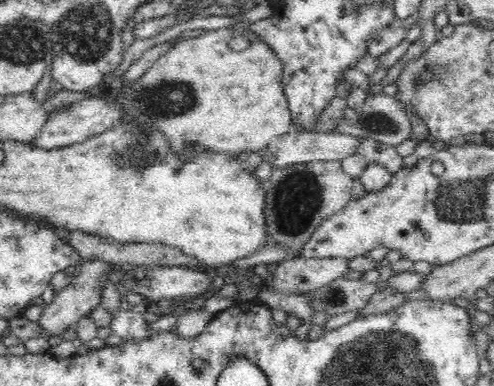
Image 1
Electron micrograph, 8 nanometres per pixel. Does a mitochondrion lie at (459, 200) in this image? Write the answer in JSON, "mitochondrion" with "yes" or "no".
{"mitochondrion":"yes"}

